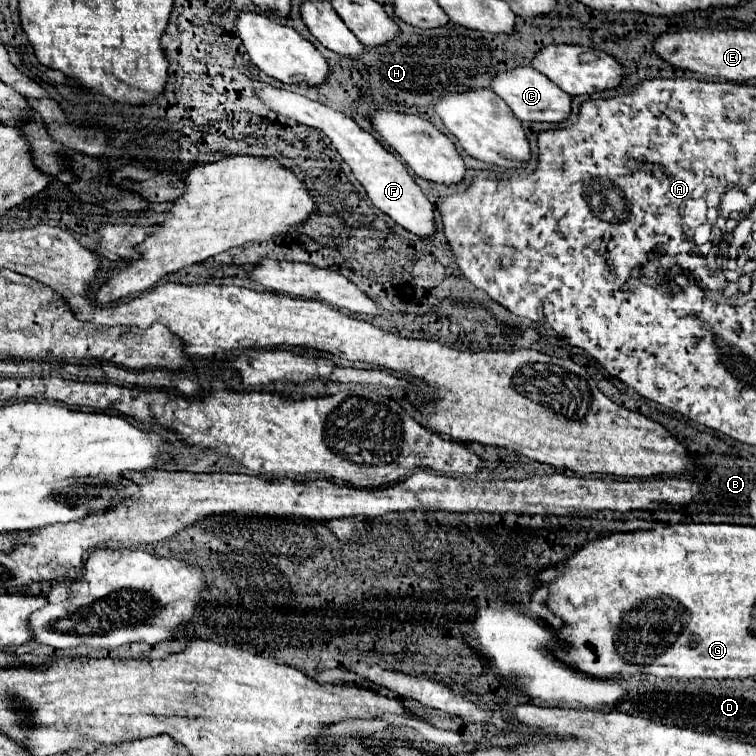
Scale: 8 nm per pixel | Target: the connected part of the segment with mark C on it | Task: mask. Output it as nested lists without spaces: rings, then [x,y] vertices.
[[[516,67],[514,71],[500,73],[492,79],[492,91],[500,95],[506,105],[514,111],[520,121],[546,121],[546,123],[562,123],[568,119],[572,111],[572,97],[564,93],[556,83],[552,83],[546,75],[536,71],[534,67]]]

